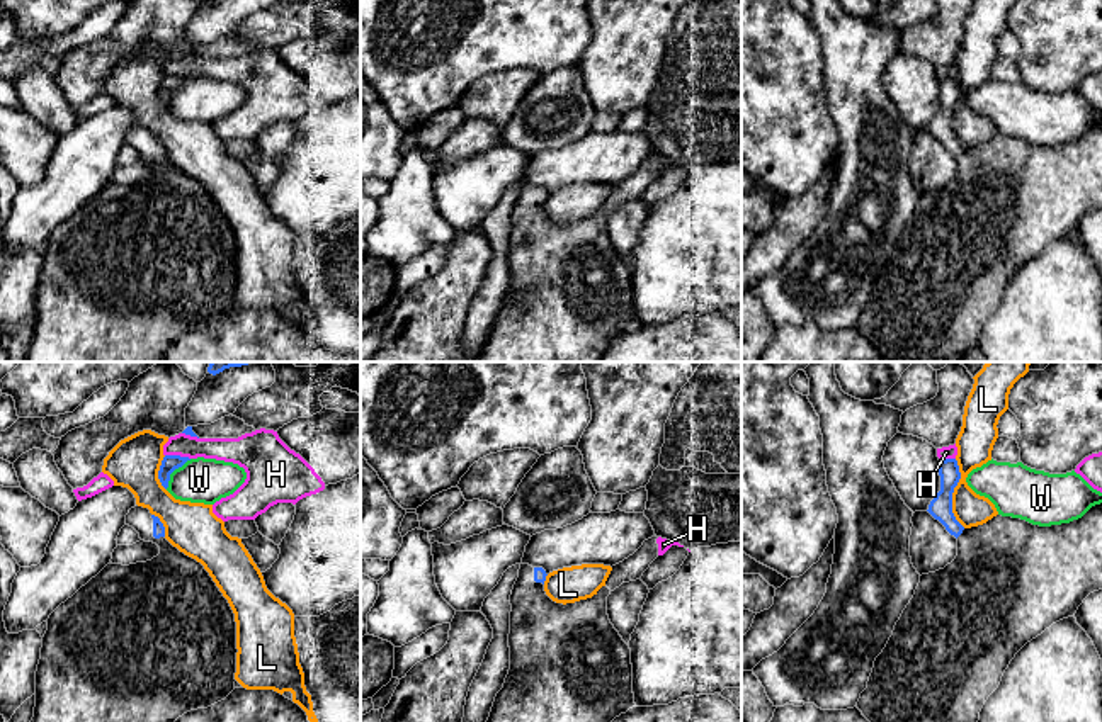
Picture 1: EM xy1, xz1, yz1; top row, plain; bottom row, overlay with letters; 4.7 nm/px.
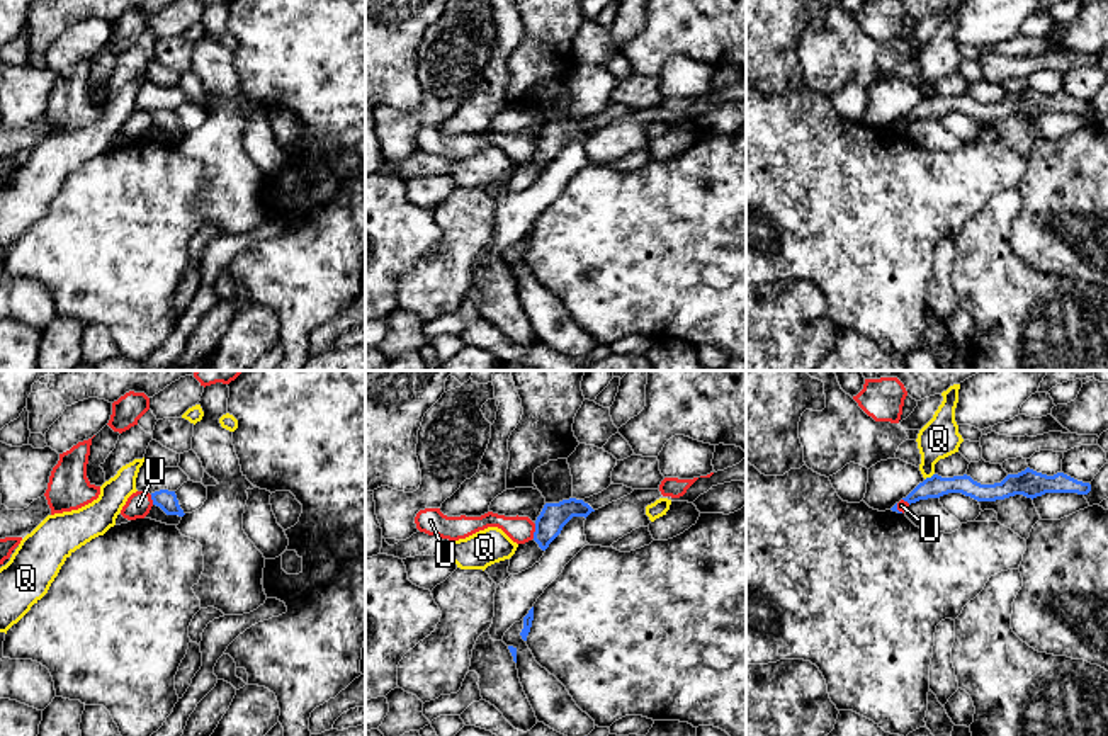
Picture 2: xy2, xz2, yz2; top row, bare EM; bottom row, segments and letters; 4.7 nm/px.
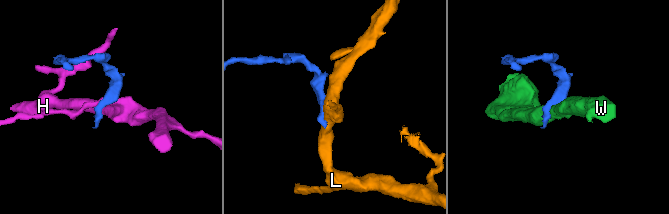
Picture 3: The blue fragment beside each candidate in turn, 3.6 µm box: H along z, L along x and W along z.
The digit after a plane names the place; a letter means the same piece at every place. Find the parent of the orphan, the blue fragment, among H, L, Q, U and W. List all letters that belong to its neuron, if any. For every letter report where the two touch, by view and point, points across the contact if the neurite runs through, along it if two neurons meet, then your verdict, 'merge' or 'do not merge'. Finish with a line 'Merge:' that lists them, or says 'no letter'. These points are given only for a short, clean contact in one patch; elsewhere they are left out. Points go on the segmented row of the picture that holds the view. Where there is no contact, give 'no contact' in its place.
H: contact xy1 (177, 456); border xy1 (165, 454), (179, 454), (189, 459); do not merge
L: contact yz1 (953, 491); border yz1 (954, 459), (959, 481), (953, 493), (953, 515), (965, 527); do not merge
Q: contact yz2 (928, 478); do not merge
U: contact xz2 (536, 531); border xz2 (536, 524), (532, 537); do not merge
W: contact xy1 (174, 469); border xy1 (191, 459), (170, 474), (165, 488); do not merge
Merge: no letter

